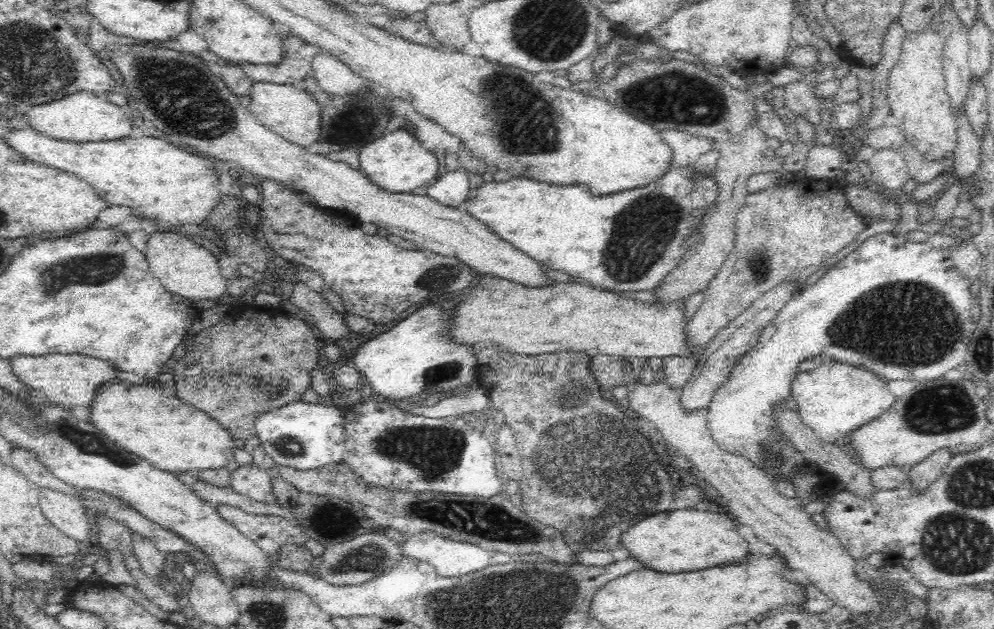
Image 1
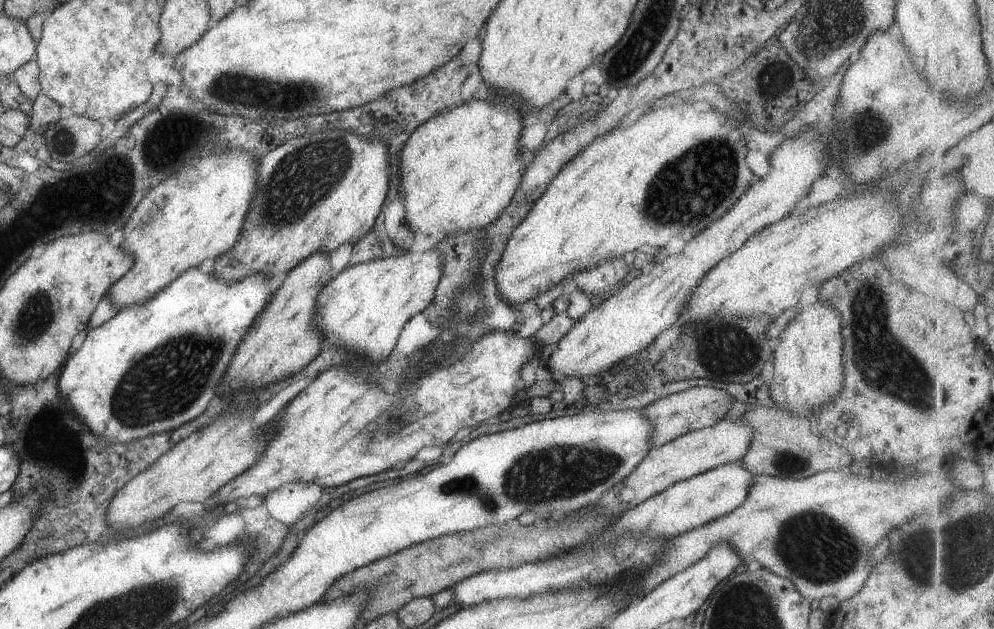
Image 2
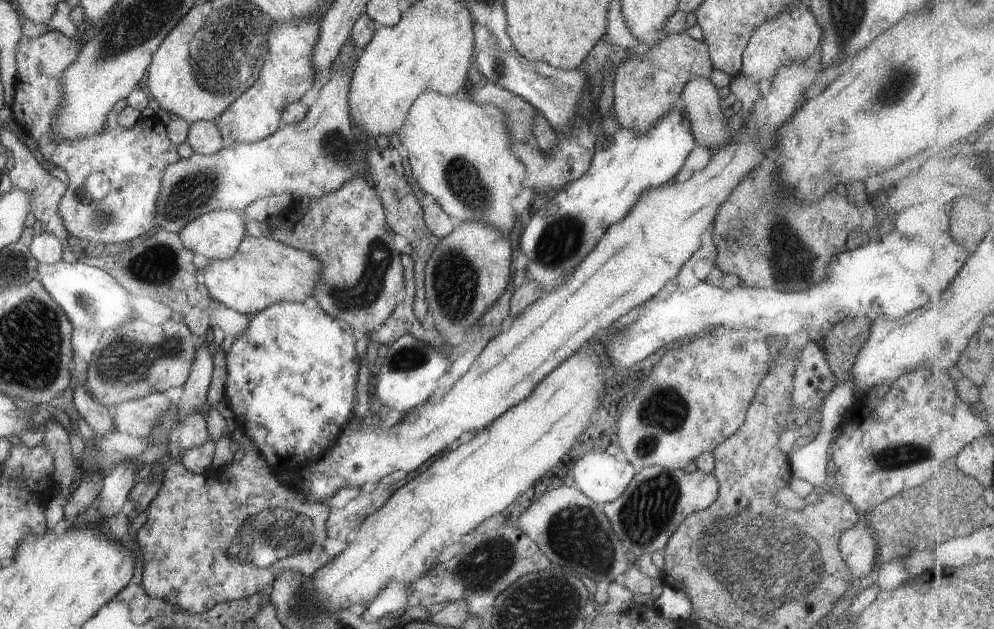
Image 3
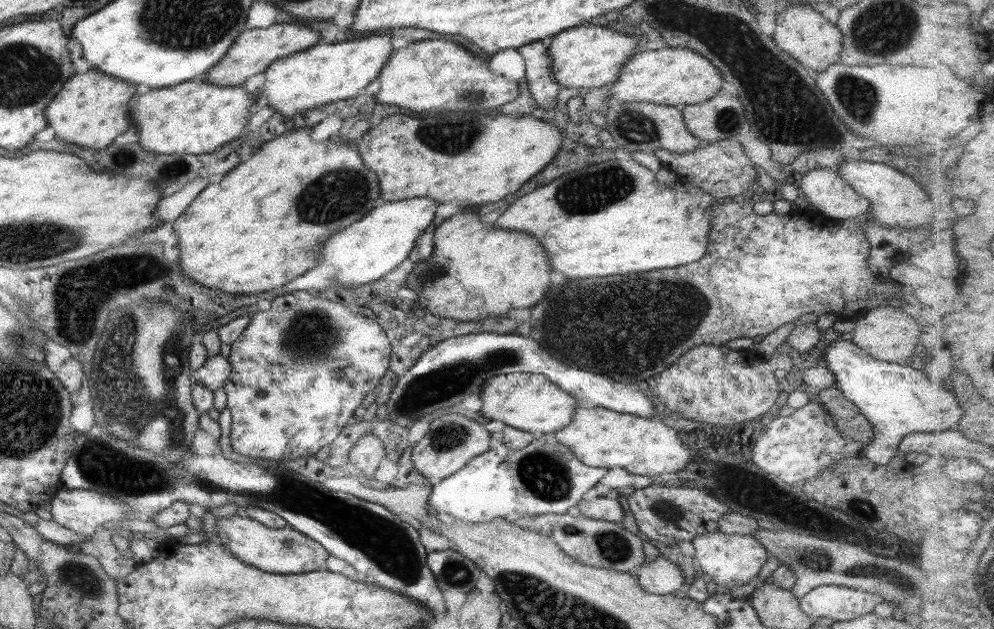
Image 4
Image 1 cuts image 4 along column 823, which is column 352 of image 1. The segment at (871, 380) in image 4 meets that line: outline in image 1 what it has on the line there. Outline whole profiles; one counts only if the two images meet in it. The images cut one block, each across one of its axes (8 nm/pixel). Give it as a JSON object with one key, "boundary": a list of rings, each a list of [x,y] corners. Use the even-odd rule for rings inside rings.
{"boundary":[[[438,302],[429,303],[414,310],[413,312],[416,314],[398,322],[388,332],[380,333],[366,342],[361,342],[353,350],[354,369],[362,374],[363,382],[366,382],[379,397],[382,396],[389,400],[414,400],[422,394],[440,393],[441,391],[460,388],[461,384],[472,379],[474,382],[477,365],[476,356],[470,355],[472,346],[464,347],[448,341],[448,330],[450,330],[448,329],[448,322],[450,322],[451,316],[442,316],[442,310],[436,306],[440,306],[440,304]]]}

